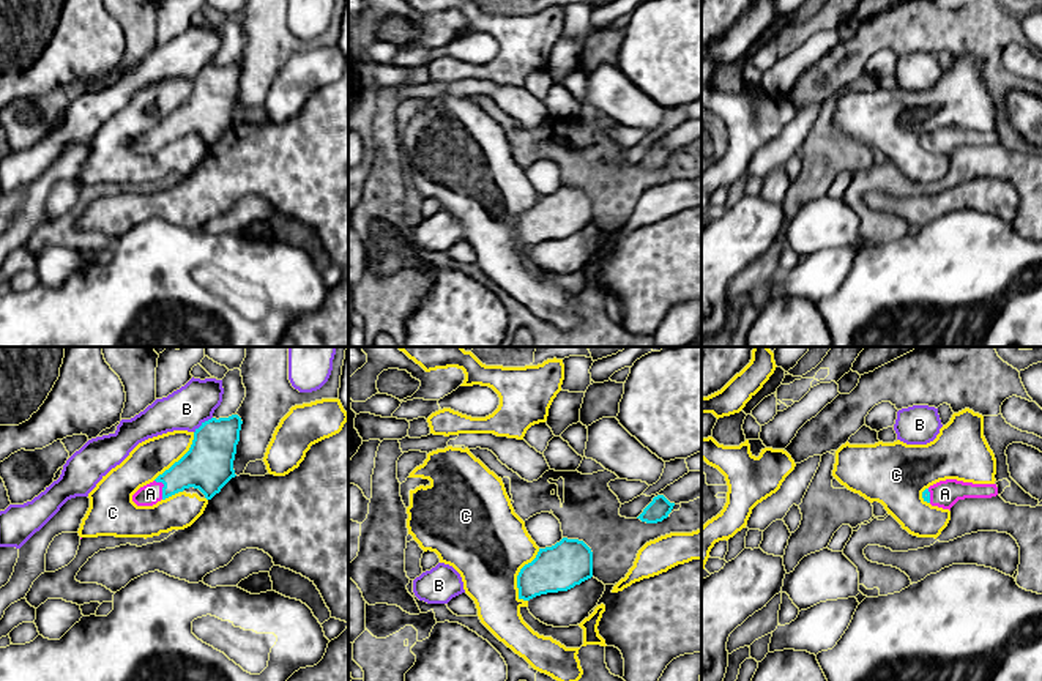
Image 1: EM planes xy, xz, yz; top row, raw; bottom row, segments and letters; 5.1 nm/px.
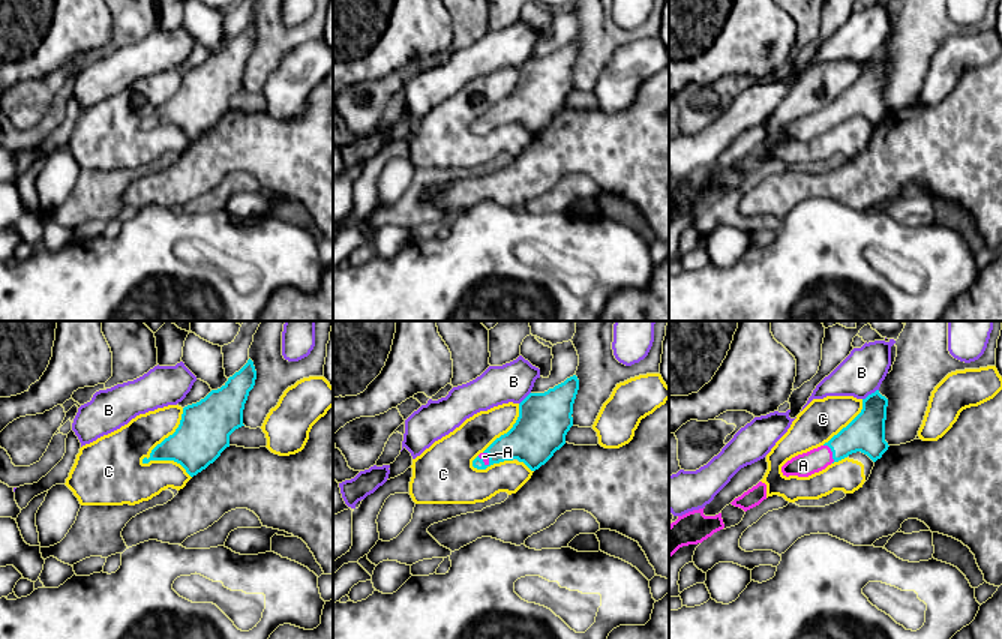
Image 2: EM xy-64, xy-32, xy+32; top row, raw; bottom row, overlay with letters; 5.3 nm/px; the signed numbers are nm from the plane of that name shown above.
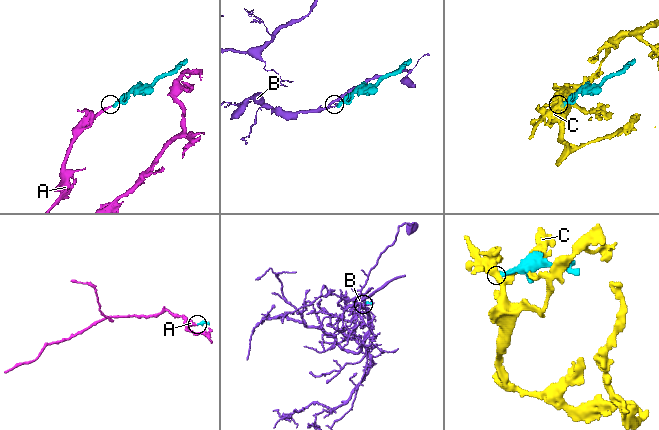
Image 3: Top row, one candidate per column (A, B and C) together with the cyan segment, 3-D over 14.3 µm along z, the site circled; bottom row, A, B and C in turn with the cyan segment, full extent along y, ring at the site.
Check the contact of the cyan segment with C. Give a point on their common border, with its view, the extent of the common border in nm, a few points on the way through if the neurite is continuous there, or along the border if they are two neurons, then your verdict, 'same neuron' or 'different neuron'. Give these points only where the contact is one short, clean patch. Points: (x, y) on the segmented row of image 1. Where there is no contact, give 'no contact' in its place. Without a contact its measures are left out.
meets cyan in xz at (519, 574); contact 280 nm long; different neuron

